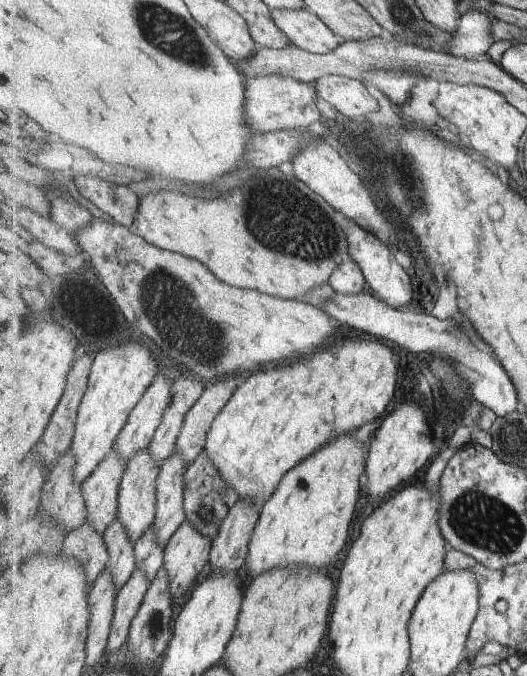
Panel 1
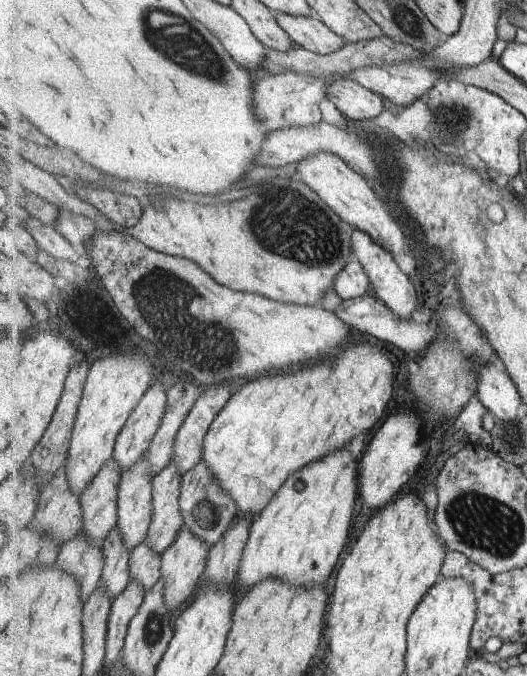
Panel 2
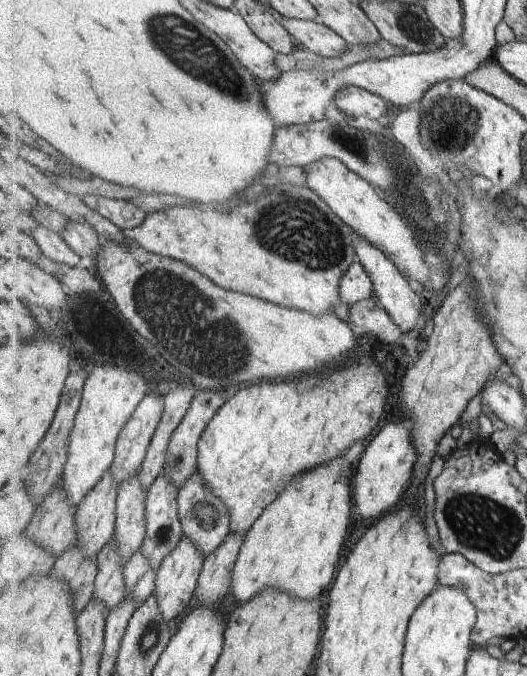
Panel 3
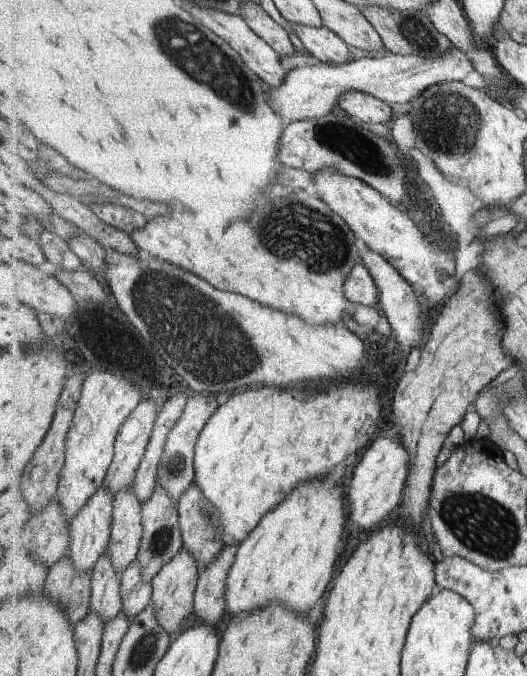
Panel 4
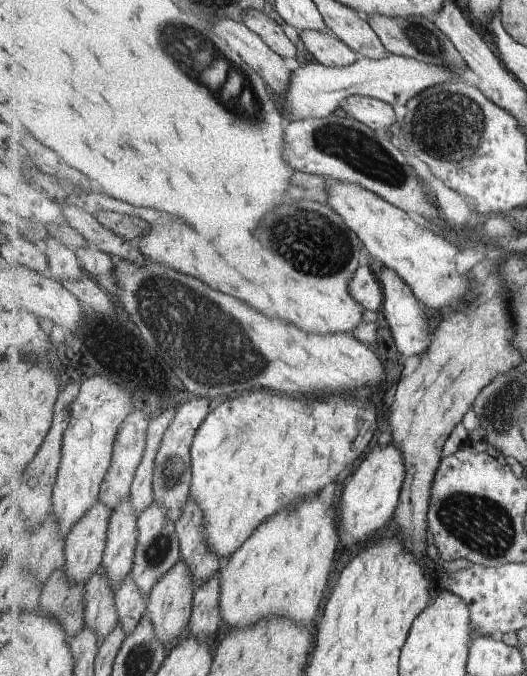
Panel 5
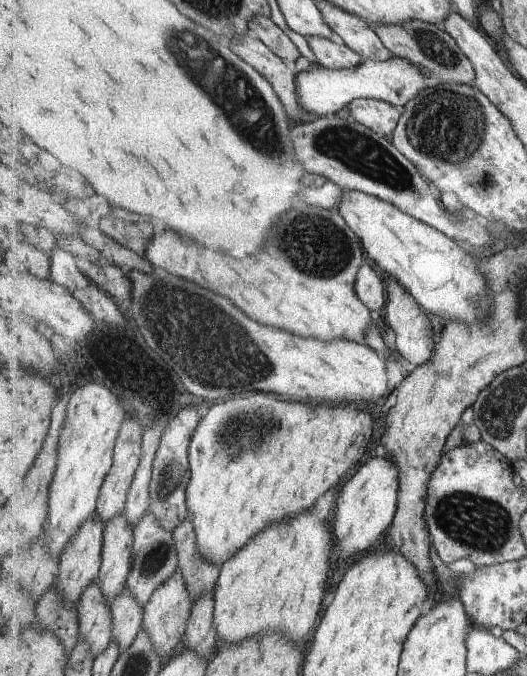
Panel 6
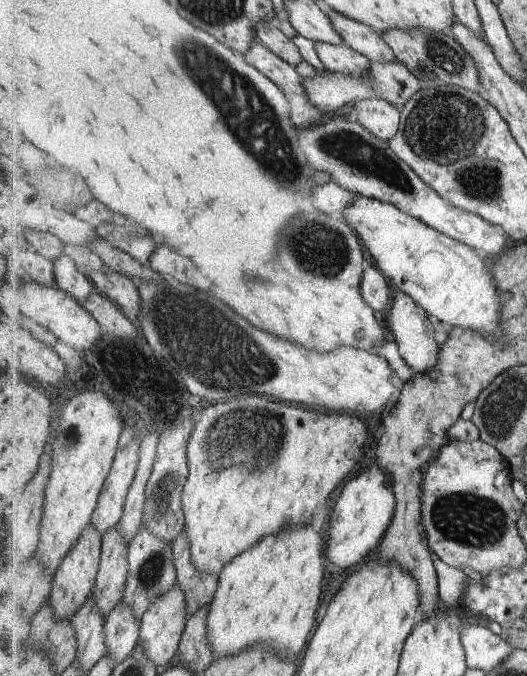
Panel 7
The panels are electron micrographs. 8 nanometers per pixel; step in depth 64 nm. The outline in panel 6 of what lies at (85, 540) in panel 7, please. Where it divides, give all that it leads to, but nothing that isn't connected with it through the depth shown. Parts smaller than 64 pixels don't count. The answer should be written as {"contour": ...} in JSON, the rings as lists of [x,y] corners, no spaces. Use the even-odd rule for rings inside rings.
{"contour":[[[99,512],[84,522],[81,530],[73,536],[65,546],[61,557],[61,574],[58,574],[57,586],[65,603],[78,604],[86,588],[91,582],[96,582],[102,565],[102,552],[104,549],[106,523],[99,518]]]}

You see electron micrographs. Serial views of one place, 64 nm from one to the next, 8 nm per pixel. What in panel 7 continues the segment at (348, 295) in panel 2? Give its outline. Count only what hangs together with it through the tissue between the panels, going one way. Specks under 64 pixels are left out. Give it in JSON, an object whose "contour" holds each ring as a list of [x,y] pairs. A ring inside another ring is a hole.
{"contour":[[[370,264],[365,266],[363,278],[361,278],[361,294],[365,302],[368,302],[378,315],[387,313],[393,300],[393,292],[389,290],[385,275]]]}

